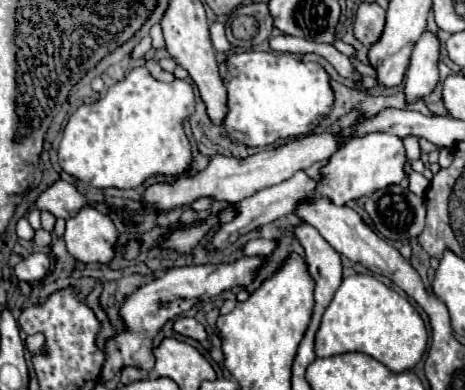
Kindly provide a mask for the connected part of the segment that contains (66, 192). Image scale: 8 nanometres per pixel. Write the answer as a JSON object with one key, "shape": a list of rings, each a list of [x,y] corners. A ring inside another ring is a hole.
{"shape":[[[56,180],[38,196],[36,202],[38,210],[48,210],[56,218],[64,220],[74,216],[82,206],[88,204],[88,200],[66,180]]]}

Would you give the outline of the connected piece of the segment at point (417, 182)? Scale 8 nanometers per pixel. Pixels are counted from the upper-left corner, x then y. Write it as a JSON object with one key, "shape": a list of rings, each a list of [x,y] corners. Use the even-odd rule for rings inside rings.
{"shape":[[[413,171],[411,174],[409,174],[407,178],[409,181],[408,189],[411,192],[414,192],[414,194],[424,197],[430,185],[430,181],[428,181],[423,174],[416,171]]]}

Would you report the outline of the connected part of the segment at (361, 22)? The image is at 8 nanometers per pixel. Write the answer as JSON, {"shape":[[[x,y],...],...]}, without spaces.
{"shape":[[[364,2],[358,6],[356,20],[354,20],[354,36],[370,48],[380,40],[382,30],[386,24],[386,10],[376,2]]]}

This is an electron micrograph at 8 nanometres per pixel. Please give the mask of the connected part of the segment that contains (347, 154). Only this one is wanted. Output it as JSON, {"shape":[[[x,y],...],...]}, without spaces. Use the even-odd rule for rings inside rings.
{"shape":[[[374,132],[364,138],[354,138],[344,148],[340,148],[320,170],[322,178],[318,182],[318,192],[322,196],[328,196],[332,204],[344,206],[350,200],[370,196],[372,192],[386,188],[390,184],[400,184],[406,178],[406,172],[404,172],[406,164],[408,164],[408,158],[400,136]]]}

